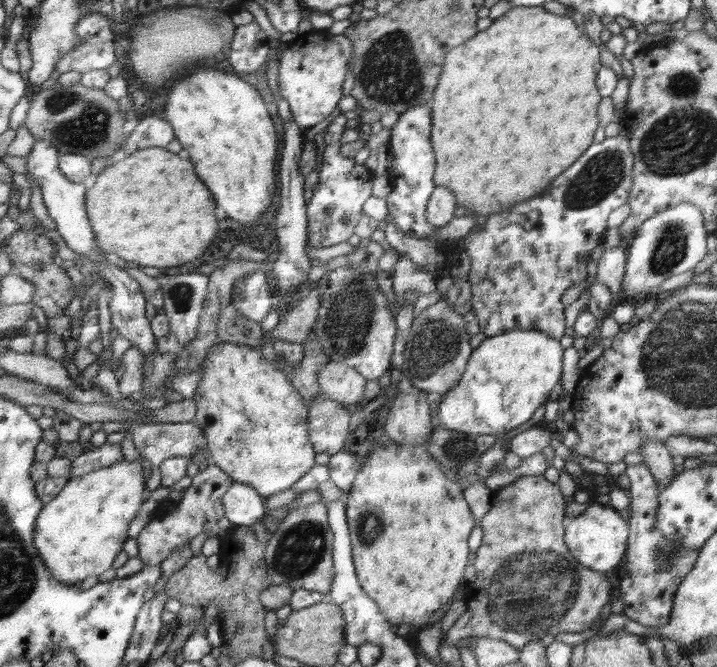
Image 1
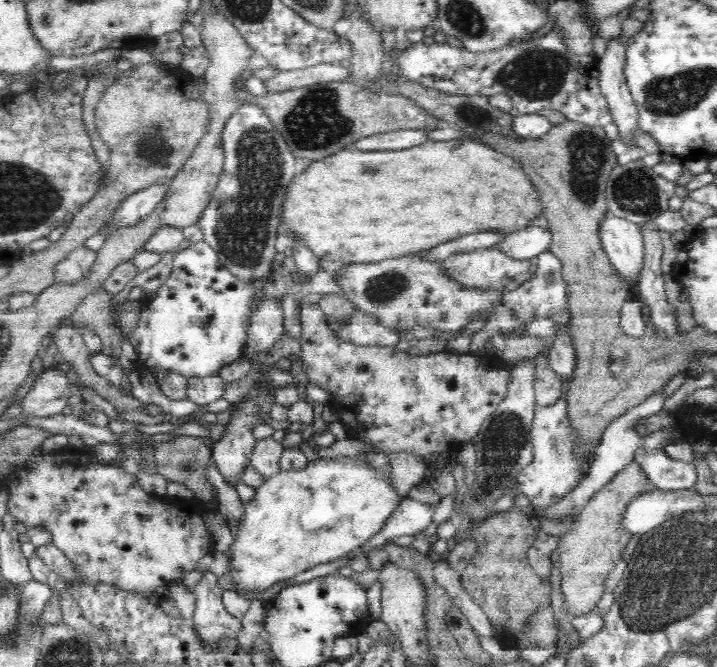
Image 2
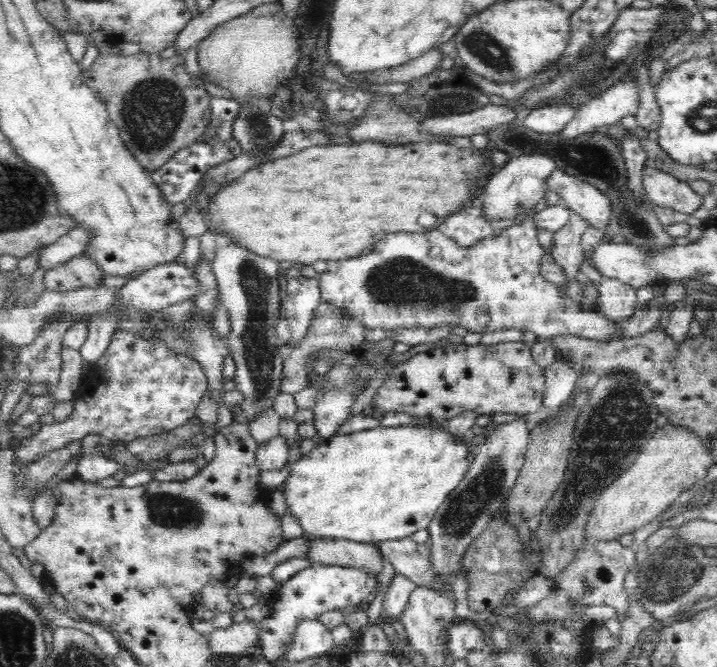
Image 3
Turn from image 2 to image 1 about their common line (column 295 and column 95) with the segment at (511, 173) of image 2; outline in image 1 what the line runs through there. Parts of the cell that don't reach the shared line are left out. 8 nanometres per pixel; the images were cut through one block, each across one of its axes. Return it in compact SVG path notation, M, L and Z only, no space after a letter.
M148 148L124 158L122 162L116 162L110 166L110 170L104 170L102 176L96 178L85 197L87 218L90 218L100 250L118 254L124 260L138 262L142 267L168 269L196 261L208 250L218 232L216 204L210 190L194 174L194 164L164 148Z

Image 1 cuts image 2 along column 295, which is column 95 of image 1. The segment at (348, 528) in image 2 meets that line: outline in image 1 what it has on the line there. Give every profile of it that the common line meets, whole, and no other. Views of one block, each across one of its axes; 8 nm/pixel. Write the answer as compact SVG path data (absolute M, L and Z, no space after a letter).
M118 460L114 464L102 467L92 472L69 480L60 494L42 509L38 524L36 525L36 546L52 572L52 576L58 582L80 585L88 576L98 576L106 572L116 554L122 550L122 544L126 542L126 530L132 522L138 506L142 504L142 492L144 492L144 480L142 480L142 468L138 460L129 462Z

